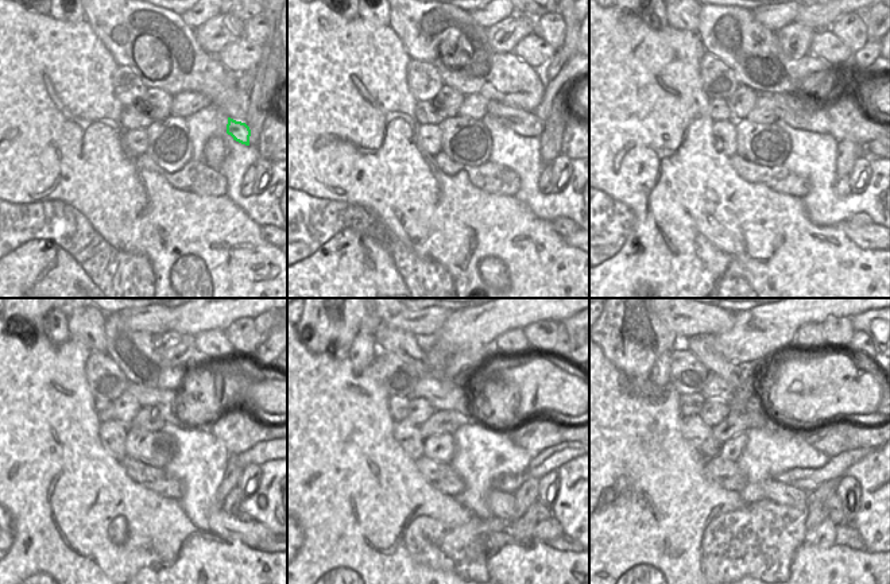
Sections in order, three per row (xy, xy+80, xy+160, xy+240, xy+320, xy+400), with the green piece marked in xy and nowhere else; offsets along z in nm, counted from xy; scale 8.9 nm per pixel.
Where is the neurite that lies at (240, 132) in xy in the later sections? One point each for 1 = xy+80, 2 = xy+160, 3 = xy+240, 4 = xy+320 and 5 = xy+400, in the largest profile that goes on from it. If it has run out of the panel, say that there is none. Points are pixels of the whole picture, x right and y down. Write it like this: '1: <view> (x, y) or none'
1: xy+80 (522, 122)
2: xy+160 (789, 109)
3: xy+240 (162, 398)
4: xy+320 (441, 395)
5: xy+400 (715, 387)

